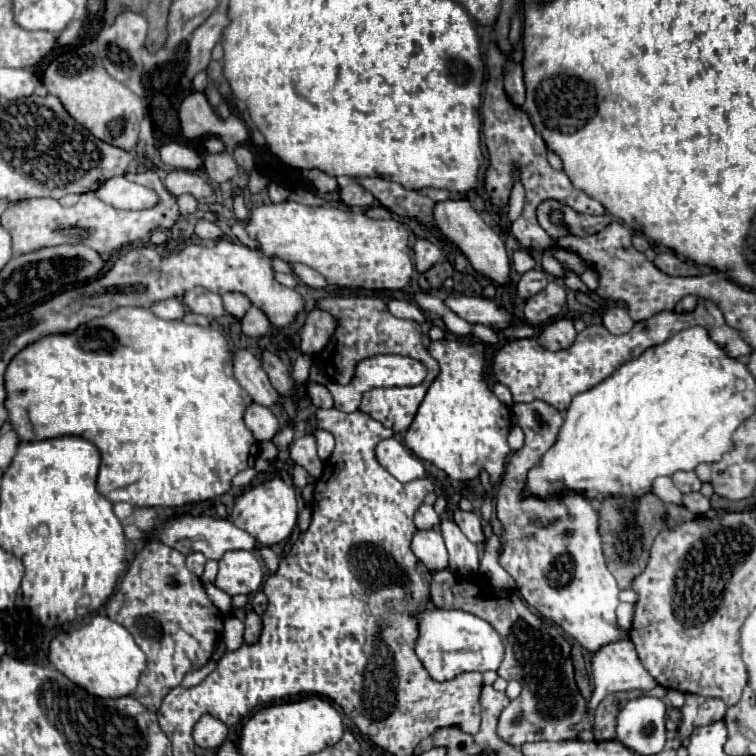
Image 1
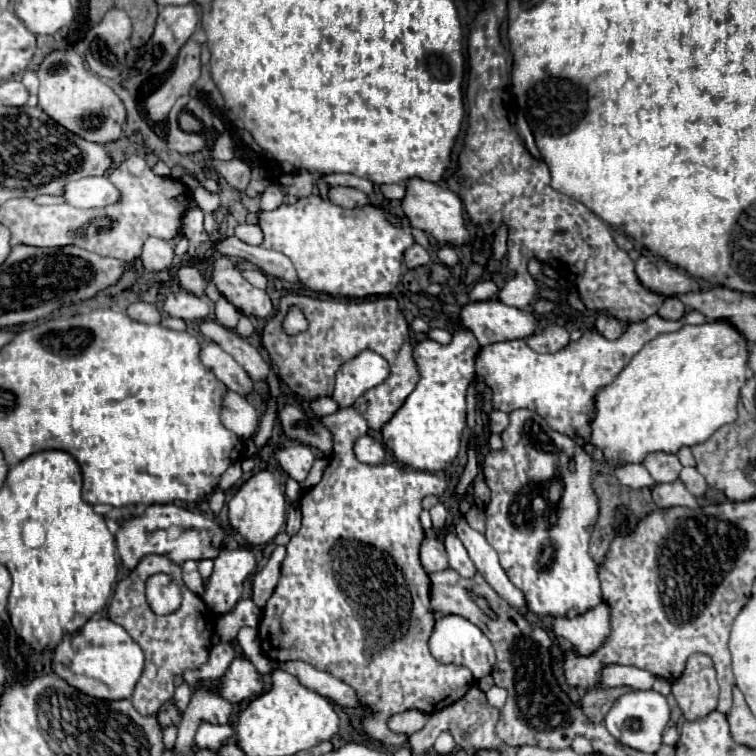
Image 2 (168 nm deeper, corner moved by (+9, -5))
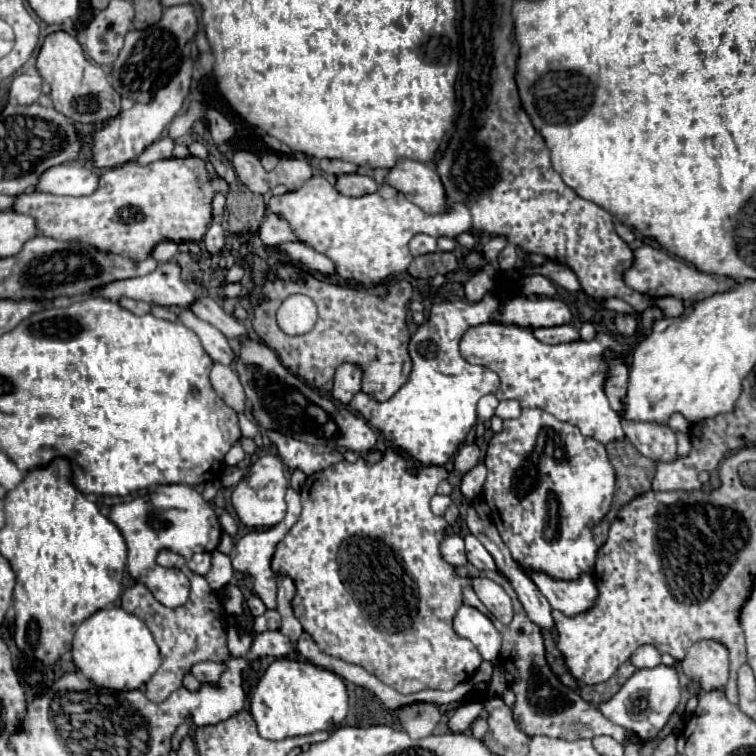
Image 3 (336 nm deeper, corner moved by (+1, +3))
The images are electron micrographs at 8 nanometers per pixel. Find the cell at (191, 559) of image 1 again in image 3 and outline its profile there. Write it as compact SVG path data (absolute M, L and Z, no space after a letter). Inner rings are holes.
M209 552L195 554L195 556L187 562L187 566L189 566L189 570L191 570L191 572L205 576L205 574L211 570L211 554L209 554Z

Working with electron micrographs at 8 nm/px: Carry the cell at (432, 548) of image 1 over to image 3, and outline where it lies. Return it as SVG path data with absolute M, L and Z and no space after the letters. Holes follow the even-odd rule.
M449 534L443 538L443 544L441 544L441 552L443 552L443 558L453 564L453 566L463 566L467 564L467 556L465 556L465 542L459 534Z

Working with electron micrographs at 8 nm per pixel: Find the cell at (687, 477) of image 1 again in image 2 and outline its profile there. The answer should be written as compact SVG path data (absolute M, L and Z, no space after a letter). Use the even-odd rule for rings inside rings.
M655 452L655 454L647 456L643 466L649 470L653 480L659 482L659 484L663 484L663 482L675 482L679 478L681 468L683 468L681 462L677 460L677 456L667 456L663 452Z

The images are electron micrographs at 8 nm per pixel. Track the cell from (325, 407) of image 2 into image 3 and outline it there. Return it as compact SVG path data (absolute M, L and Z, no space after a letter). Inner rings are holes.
M341 364L335 372L333 398L341 404L349 404L351 398L361 390L361 370L355 364Z

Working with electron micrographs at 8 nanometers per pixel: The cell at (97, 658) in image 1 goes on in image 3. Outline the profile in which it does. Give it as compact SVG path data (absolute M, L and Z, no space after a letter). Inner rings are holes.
M119 606L103 608L89 616L75 632L71 654L83 676L109 690L143 688L161 664L159 648L145 622Z

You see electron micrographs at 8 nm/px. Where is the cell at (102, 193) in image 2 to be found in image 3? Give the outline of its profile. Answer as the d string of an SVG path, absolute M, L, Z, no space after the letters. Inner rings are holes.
M67 162L43 172L39 176L35 190L63 194L63 196L87 196L95 192L97 184L99 184L99 174L95 170Z

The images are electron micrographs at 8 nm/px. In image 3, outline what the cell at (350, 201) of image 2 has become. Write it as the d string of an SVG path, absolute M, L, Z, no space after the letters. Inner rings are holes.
M355 172L355 174L339 176L335 188L345 196L363 196L363 194L375 192L379 186L371 176L363 176L363 174Z

